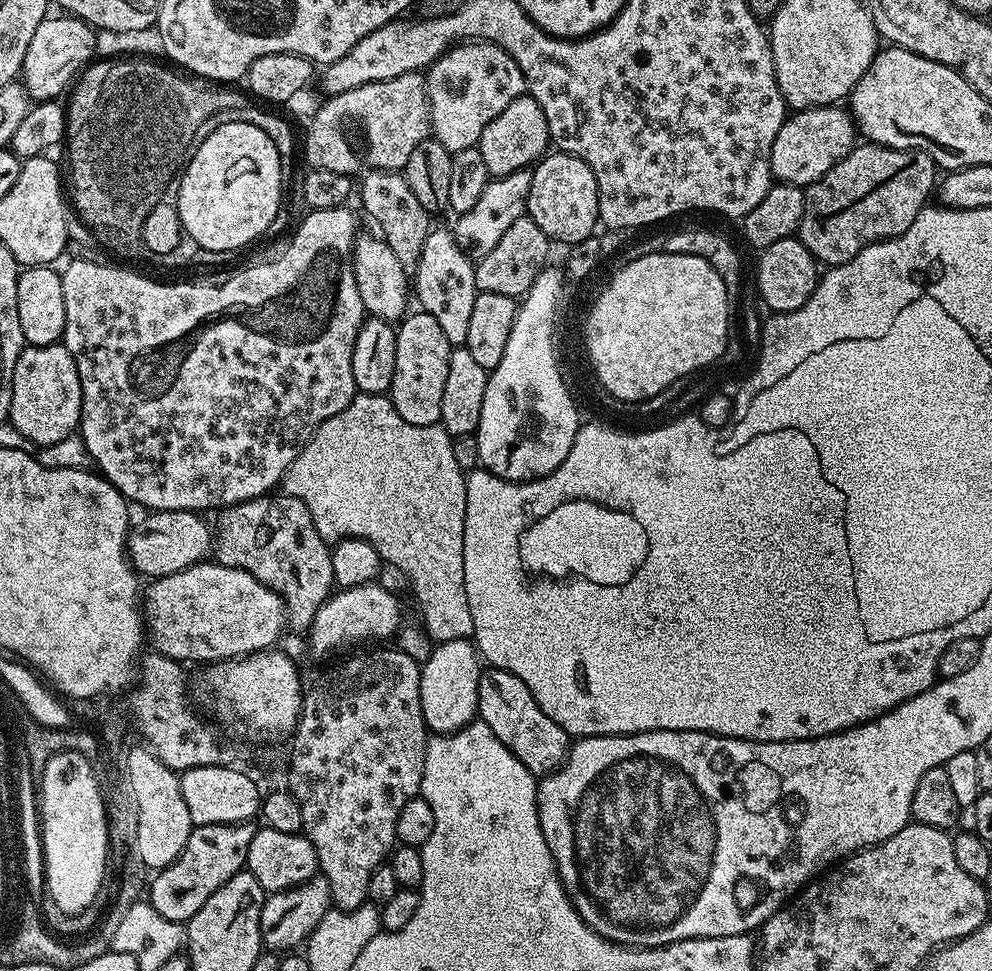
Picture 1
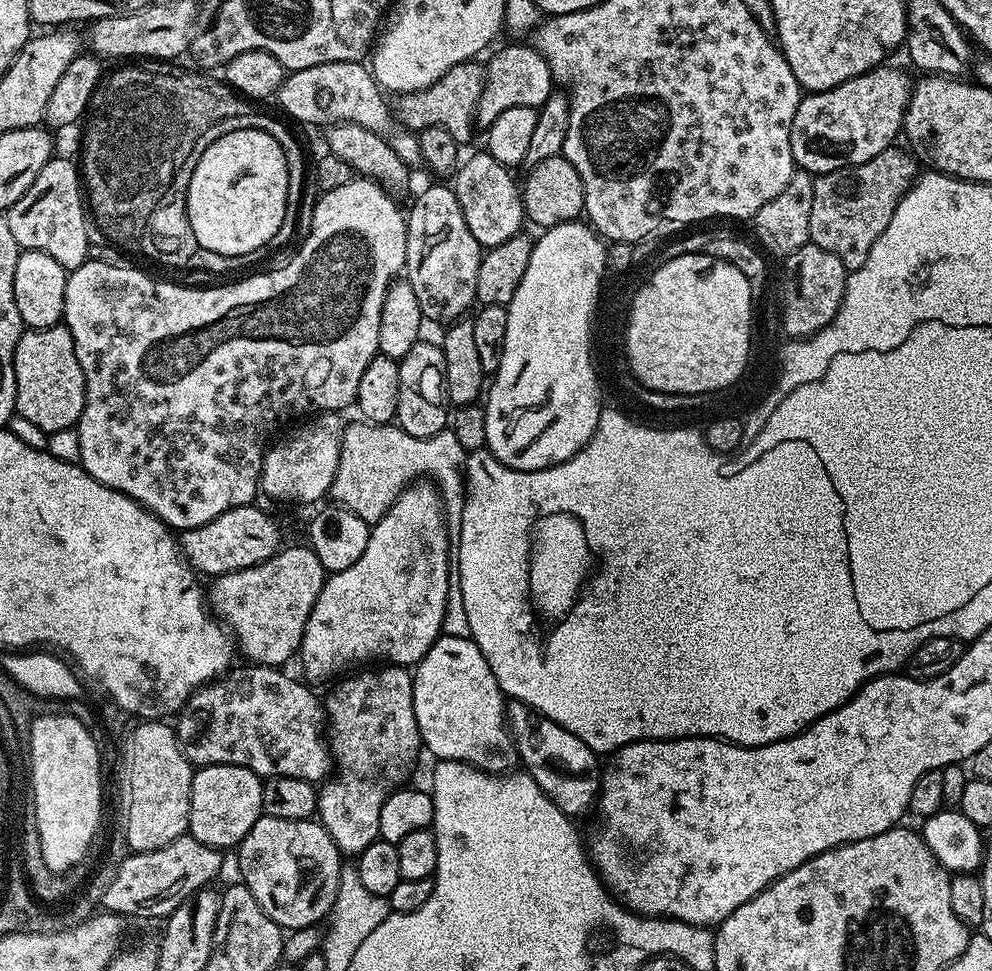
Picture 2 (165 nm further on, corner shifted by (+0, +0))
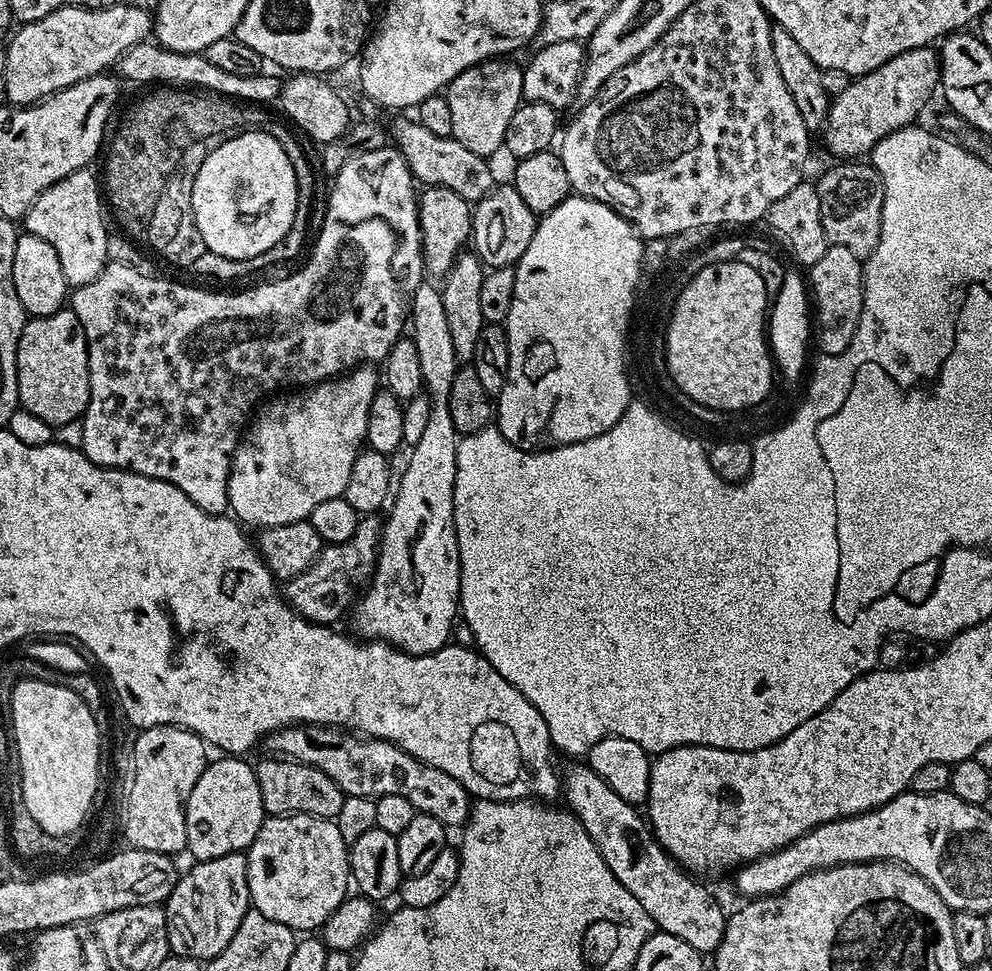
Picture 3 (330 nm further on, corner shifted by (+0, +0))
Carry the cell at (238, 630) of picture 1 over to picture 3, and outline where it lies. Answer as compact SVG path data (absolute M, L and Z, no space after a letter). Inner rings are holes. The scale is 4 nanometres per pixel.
M368 514L360 521L354 534L346 542L330 544L320 549L320 556L309 568L302 570L294 579L283 585L282 595L299 616L305 616L312 624L335 625L335 620L345 619L358 596L356 583L364 567L375 565L376 554L380 551L382 520L379 515Z

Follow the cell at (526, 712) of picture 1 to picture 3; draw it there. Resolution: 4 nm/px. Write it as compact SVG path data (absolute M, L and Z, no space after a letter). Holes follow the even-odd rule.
M587 762L569 764L572 765L562 772L562 797L568 803L567 811L590 834L590 842L598 846L602 862L610 866L610 876L618 878L634 894L659 931L682 938L682 942L694 946L701 954L715 953L722 942L726 912L708 893L704 882L681 868L657 843L645 817L636 813L637 805L626 803Z

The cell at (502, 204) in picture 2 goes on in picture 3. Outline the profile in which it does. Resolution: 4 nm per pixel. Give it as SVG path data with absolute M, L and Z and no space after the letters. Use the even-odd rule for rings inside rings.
M497 183L471 209L471 247L485 269L513 267L526 254L537 223L537 213L522 202L522 194L511 183Z

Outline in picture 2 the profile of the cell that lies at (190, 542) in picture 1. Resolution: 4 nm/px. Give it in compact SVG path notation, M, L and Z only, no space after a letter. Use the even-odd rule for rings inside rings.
M255 503L218 514L206 526L192 528L179 537L180 551L188 565L201 577L215 578L238 570L254 568L276 555L282 547L280 528Z

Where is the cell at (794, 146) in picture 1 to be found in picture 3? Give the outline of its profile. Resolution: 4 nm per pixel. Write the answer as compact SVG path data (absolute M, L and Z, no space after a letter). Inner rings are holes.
M932 46L906 50L906 54L890 58L890 62L882 62L878 70L855 77L831 97L822 129L825 150L844 162L867 157L886 134L917 123L916 115L931 102L932 95L937 95L939 82L940 57Z

